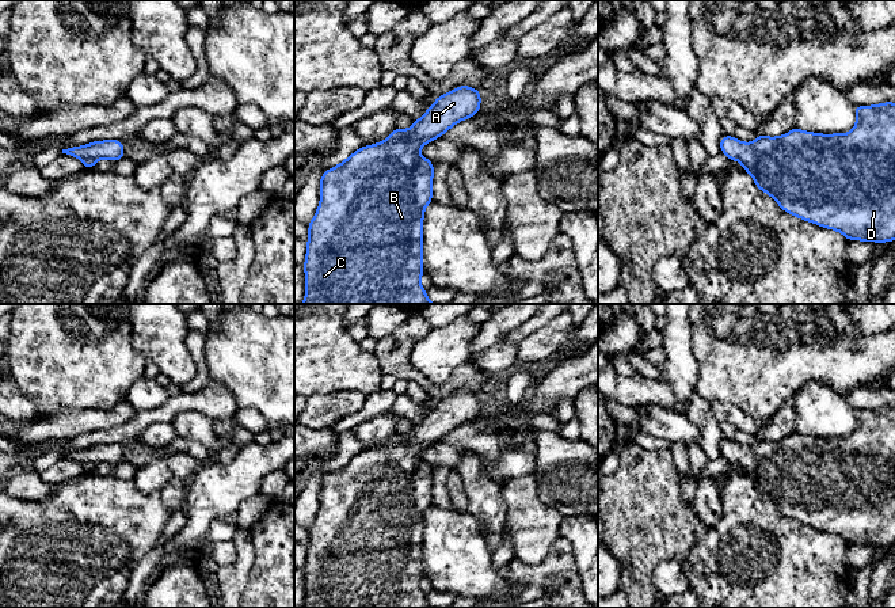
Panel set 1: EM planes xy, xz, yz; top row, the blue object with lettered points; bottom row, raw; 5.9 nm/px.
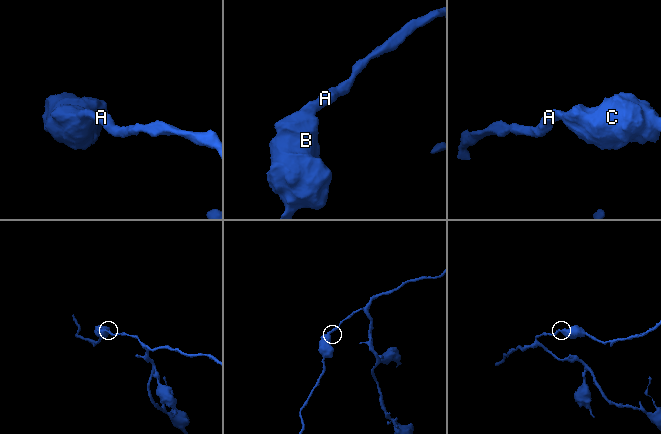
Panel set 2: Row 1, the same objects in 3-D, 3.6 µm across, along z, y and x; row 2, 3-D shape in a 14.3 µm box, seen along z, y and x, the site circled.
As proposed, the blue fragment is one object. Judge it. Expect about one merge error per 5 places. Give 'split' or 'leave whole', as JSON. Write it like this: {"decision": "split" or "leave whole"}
{"decision": "leave whole"}

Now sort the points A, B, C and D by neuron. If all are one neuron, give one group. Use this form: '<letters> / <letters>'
A B C D

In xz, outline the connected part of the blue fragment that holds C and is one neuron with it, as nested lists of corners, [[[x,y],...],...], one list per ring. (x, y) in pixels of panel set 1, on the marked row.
[[[460,86],[435,98],[420,119],[411,129],[395,129],[389,138],[374,145],[361,147],[339,166],[327,170],[320,178],[320,205],[308,224],[305,299],[301,304],[435,304],[427,299],[419,282],[424,273],[423,217],[433,201],[433,162],[418,152],[427,142],[443,136],[452,126],[473,117],[480,110],[480,90]]]

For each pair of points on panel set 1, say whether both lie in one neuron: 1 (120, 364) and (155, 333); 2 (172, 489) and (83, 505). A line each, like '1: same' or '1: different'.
1: different
2: different

